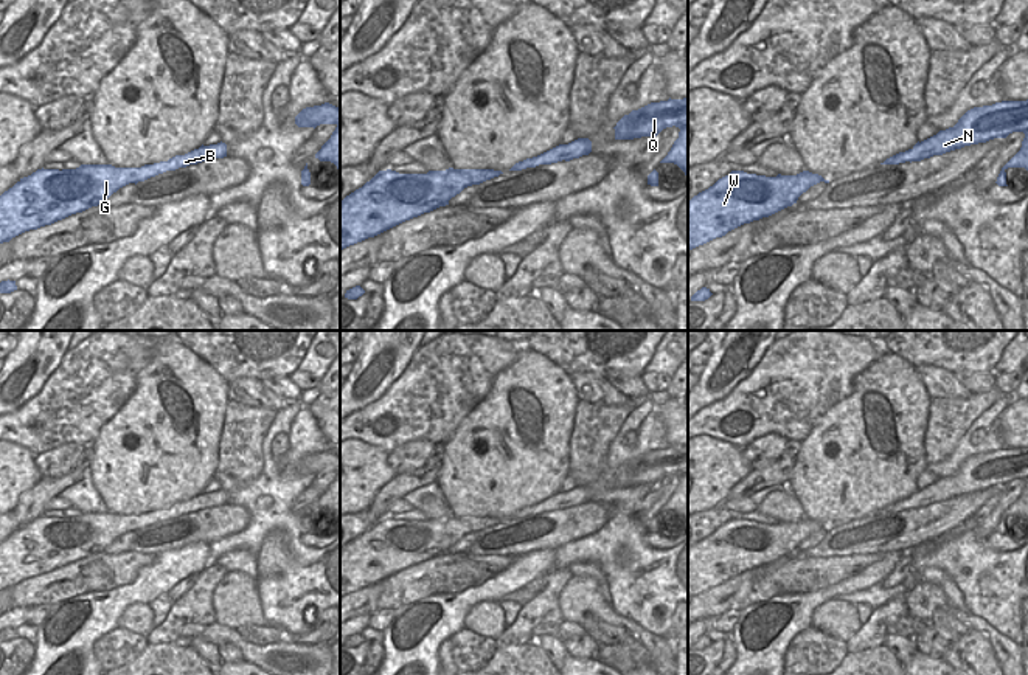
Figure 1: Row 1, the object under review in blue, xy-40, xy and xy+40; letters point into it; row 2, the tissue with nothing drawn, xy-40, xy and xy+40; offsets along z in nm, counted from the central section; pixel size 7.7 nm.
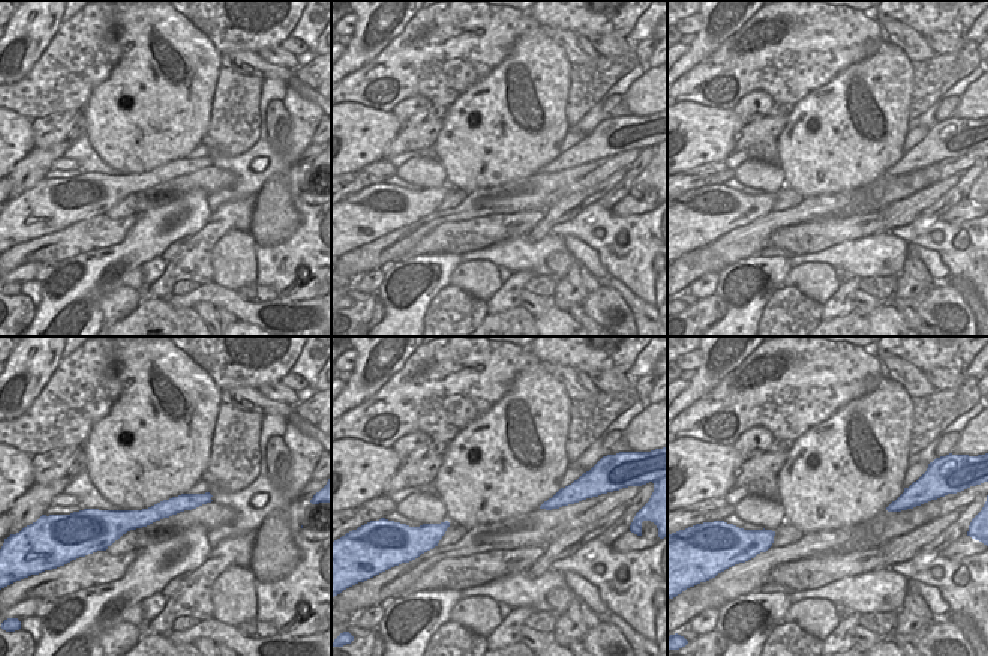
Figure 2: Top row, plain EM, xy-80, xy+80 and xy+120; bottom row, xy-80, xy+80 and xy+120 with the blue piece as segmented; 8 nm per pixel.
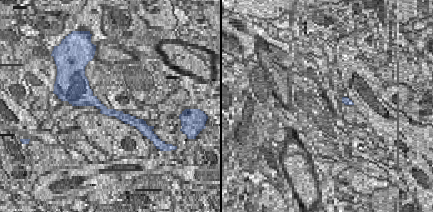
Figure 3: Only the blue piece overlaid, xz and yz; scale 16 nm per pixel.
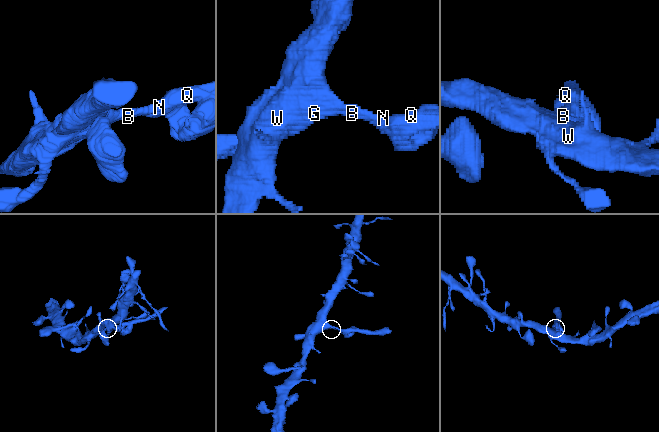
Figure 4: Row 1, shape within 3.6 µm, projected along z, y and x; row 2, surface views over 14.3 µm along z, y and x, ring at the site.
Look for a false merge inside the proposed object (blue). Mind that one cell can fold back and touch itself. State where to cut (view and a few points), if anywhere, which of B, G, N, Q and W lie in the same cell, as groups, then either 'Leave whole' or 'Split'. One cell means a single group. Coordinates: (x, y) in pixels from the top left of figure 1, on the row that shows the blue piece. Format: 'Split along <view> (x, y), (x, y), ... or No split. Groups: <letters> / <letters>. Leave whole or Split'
Split along xy (566, 145), (559, 159). Groups: B G W / N Q. Split.

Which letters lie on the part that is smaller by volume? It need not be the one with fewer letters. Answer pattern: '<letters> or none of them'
N, Q

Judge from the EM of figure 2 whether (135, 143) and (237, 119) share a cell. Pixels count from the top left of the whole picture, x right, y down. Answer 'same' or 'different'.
different

